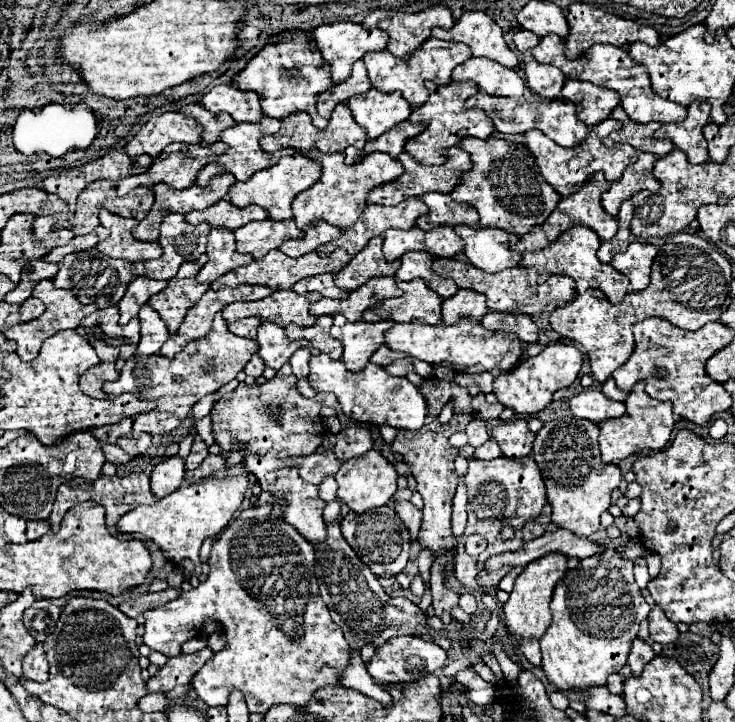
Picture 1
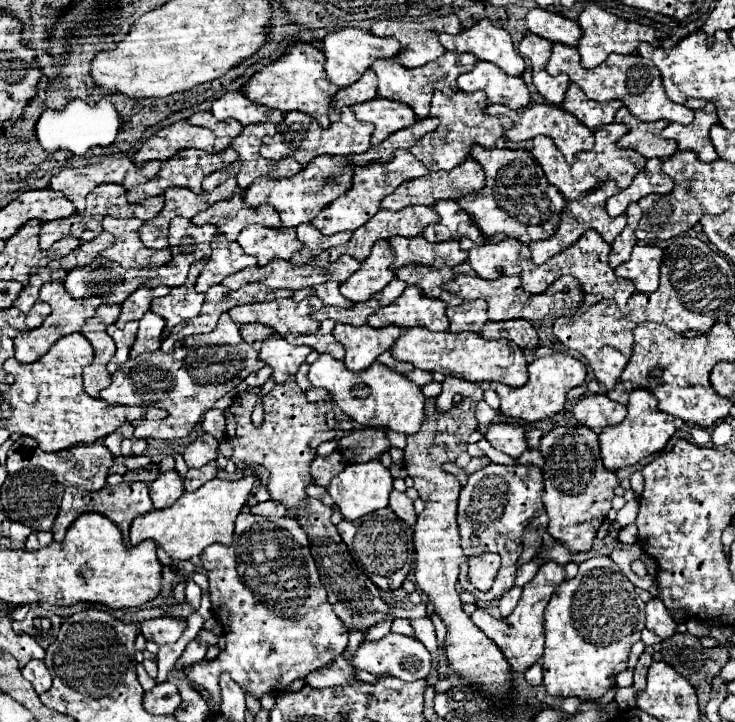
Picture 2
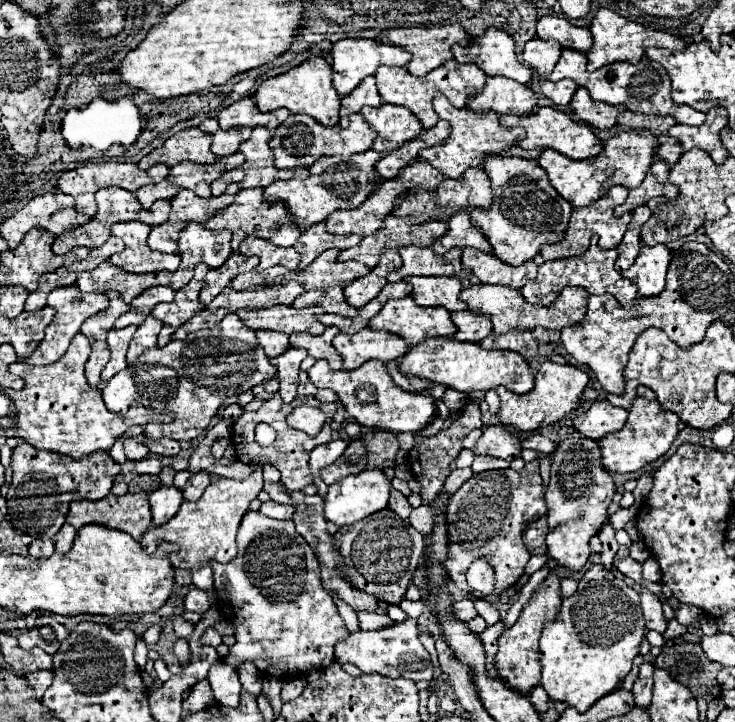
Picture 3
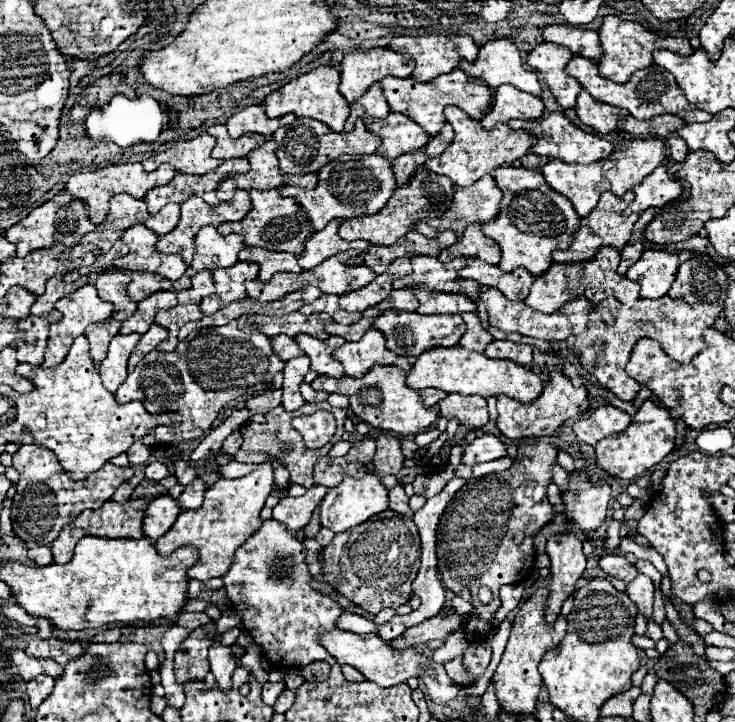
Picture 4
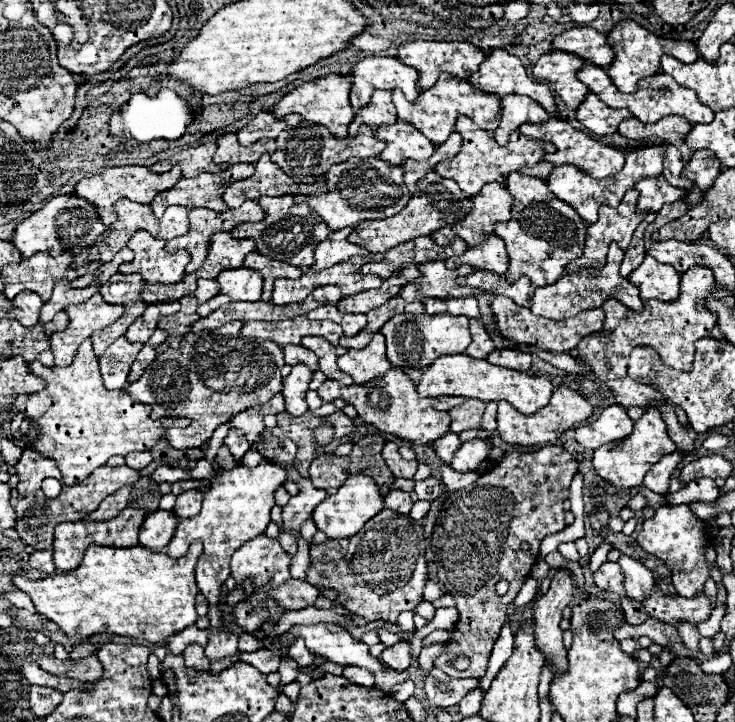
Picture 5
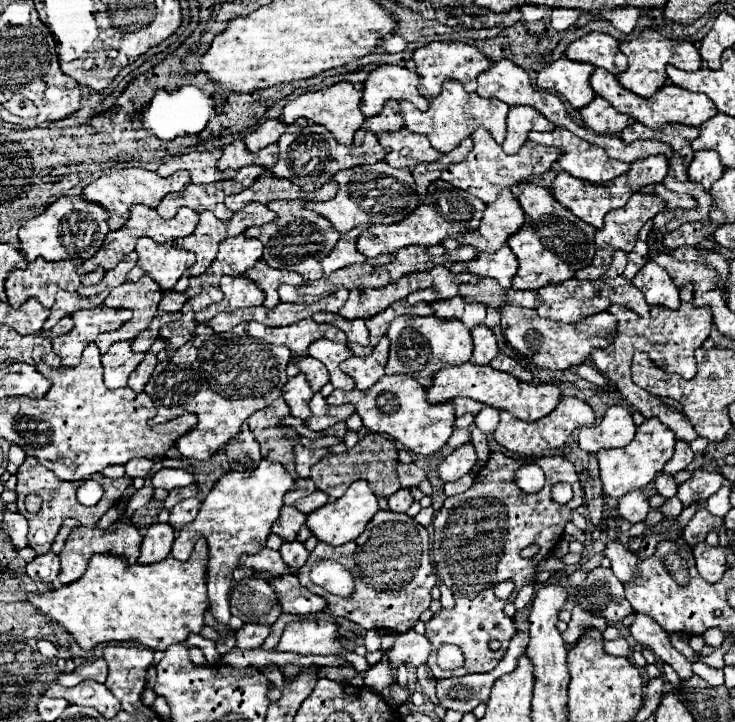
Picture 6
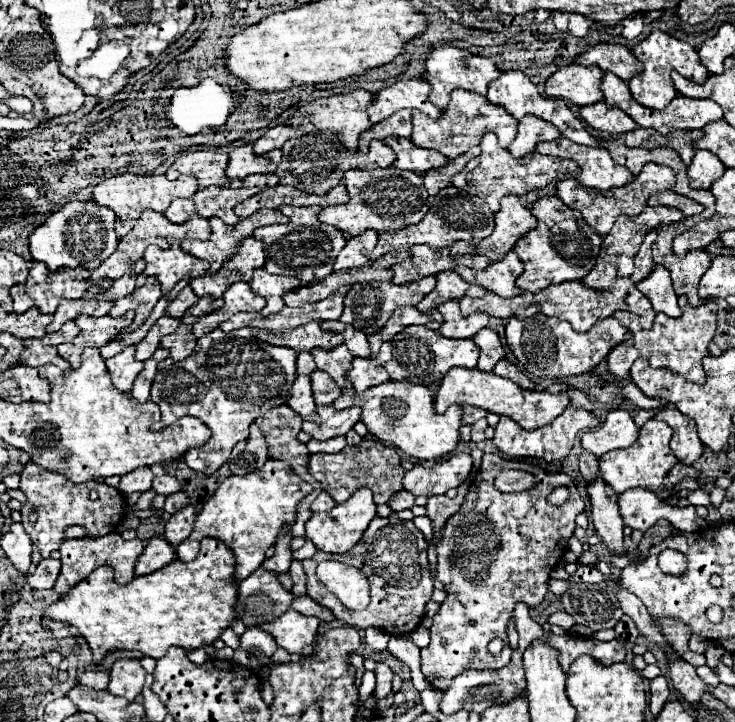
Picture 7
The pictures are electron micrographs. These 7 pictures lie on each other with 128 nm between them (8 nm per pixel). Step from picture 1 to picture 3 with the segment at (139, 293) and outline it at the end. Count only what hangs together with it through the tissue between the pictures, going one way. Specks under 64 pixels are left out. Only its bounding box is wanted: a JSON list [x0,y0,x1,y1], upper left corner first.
[116,286,174,328]

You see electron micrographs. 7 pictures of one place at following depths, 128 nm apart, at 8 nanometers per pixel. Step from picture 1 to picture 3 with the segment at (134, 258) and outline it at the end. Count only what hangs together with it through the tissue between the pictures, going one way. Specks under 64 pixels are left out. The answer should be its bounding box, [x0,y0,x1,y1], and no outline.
[110,222,180,272]

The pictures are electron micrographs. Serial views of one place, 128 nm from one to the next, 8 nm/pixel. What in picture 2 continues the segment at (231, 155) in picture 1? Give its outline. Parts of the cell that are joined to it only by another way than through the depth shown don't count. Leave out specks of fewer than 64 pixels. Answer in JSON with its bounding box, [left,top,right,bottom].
[202,124,302,192]

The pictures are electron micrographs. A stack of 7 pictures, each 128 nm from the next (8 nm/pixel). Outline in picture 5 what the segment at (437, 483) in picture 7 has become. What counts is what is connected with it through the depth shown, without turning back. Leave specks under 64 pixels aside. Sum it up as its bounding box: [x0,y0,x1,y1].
[382,438,490,479]

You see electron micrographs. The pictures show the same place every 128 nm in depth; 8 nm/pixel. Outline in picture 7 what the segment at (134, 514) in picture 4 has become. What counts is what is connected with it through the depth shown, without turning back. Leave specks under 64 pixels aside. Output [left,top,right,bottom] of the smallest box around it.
[54,532,144,596]

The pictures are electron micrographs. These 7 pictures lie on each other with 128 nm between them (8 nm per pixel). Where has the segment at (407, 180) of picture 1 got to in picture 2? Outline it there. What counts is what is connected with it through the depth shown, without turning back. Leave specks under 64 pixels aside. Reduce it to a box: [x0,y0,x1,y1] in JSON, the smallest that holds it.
[380,158,484,210]

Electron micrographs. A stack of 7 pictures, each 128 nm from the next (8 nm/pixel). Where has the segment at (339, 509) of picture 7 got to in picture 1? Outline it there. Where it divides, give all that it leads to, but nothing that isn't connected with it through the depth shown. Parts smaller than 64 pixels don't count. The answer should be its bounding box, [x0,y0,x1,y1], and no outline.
[336,450,398,514]

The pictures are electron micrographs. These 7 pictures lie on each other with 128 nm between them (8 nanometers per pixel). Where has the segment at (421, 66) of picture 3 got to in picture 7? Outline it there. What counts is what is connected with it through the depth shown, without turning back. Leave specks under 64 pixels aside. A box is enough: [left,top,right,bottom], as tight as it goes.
[424,44,500,110]

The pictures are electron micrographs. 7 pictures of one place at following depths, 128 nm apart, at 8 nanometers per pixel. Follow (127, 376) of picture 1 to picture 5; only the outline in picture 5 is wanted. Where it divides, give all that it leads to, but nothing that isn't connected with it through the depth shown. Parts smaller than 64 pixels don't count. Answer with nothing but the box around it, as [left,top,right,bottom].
[126,322,284,450]

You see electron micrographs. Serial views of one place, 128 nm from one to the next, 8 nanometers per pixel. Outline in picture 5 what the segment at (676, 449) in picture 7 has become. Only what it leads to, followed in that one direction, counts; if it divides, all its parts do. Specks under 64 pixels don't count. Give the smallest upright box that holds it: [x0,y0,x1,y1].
[576,266,716,408]

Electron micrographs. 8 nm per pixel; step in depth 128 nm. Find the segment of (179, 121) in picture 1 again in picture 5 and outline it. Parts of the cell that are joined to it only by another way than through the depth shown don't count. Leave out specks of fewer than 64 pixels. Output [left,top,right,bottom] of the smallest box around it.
[150,142,224,178]

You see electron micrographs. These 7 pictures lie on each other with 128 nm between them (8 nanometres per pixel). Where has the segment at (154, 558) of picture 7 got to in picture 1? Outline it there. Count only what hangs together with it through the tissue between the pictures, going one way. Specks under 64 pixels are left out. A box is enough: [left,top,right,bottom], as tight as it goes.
[150,456,184,498]

